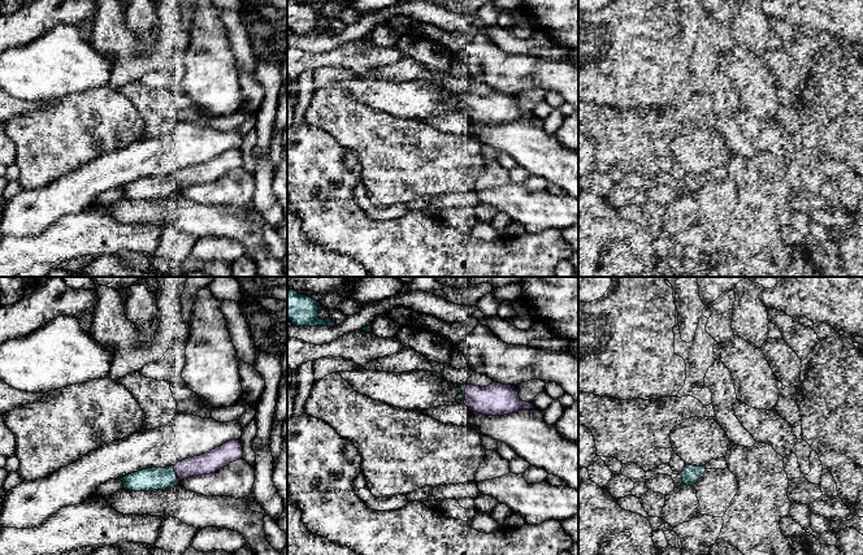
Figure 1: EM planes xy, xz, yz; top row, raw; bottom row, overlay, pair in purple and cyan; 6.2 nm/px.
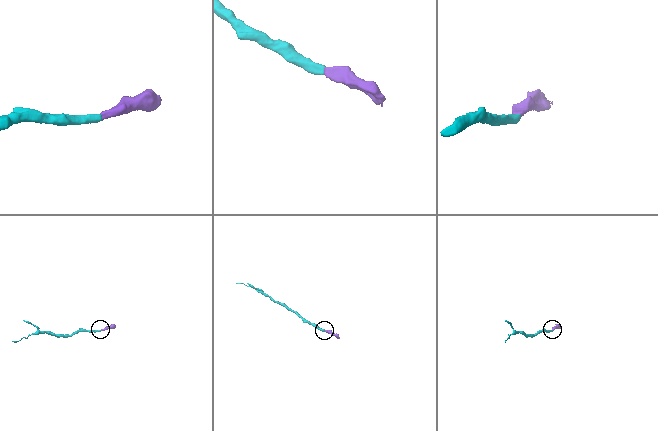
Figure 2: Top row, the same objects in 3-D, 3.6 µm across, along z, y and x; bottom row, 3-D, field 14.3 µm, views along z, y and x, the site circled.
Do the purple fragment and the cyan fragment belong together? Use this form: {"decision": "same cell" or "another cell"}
{"decision": "same cell"}

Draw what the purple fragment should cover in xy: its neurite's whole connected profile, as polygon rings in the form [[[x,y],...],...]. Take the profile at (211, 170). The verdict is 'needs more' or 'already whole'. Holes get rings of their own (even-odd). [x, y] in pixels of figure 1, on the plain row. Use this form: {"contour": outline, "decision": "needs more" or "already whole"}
{"contour": [[[233,148],[203,164],[183,168],[175,174],[138,179],[122,186],[121,190],[123,198],[133,200],[165,199],[179,194],[185,187],[214,182],[242,168],[242,165],[243,156],[240,149]]], "decision": "needs more"}

